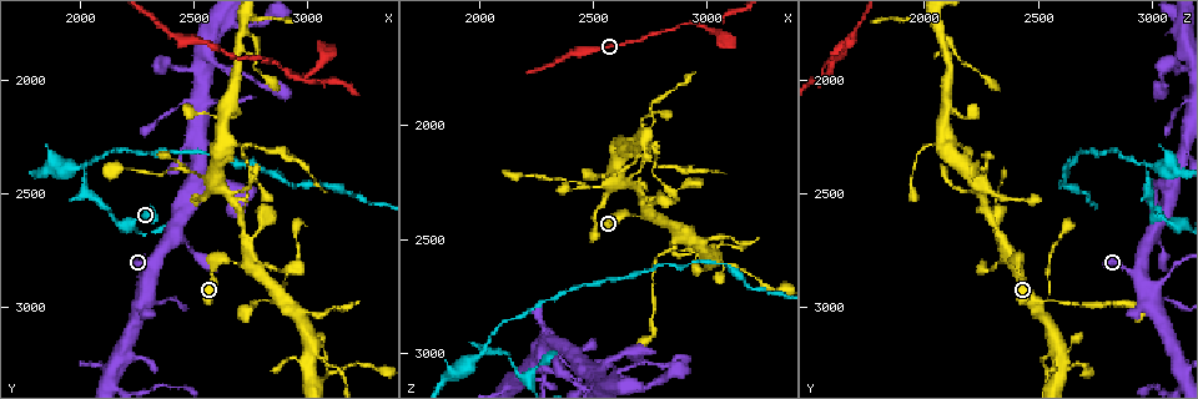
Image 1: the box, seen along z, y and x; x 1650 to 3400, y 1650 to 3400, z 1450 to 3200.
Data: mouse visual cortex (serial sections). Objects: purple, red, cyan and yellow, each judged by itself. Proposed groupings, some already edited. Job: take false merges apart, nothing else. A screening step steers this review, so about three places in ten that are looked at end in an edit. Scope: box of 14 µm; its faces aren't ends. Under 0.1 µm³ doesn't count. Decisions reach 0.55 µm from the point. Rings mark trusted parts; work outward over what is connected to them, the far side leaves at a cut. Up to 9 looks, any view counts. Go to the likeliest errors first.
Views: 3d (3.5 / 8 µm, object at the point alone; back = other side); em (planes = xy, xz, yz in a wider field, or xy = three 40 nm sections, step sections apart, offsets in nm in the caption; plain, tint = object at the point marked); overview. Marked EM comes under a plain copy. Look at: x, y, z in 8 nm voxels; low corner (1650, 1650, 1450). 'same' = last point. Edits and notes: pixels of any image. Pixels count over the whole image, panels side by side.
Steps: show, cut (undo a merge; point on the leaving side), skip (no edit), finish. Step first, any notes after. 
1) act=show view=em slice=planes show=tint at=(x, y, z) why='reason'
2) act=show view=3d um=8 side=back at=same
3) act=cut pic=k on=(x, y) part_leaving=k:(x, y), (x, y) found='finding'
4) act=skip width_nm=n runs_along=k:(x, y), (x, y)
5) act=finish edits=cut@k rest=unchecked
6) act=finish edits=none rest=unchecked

act=show view=3d um=3.5 at=(2270, 2920, 2990) why='thin arm on a thick one'

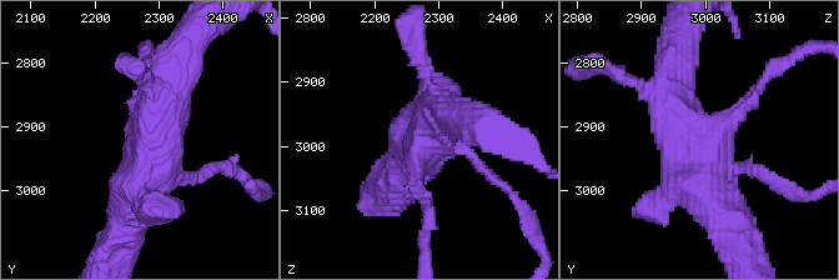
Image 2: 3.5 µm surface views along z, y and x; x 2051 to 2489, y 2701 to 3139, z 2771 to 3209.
act=show view=em slice=xy step=1 show=tint at=(2270, 2925, 3000) why='need the tissue'

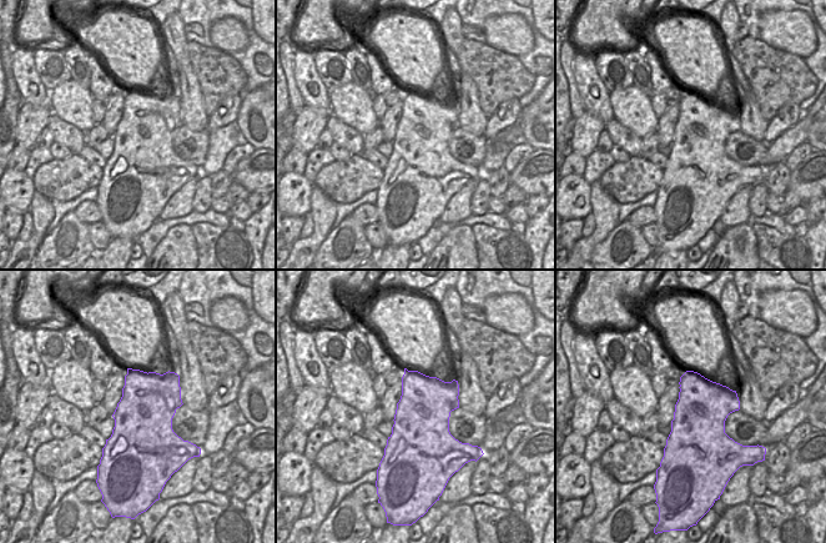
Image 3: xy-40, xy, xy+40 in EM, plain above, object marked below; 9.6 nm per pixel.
act=skip runs_along=2:(659, 89), (688, 161), (735, 231) found='one cell here'

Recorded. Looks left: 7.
act=show view=3d um=3.5 side=back at=(2590, 2800, 2410)

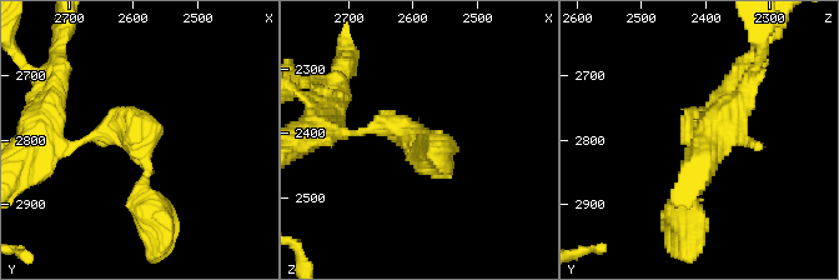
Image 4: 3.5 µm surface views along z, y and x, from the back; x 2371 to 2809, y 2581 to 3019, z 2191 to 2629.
act=show view=em slice=planes show=tint at=(2600, 2800, 2405)

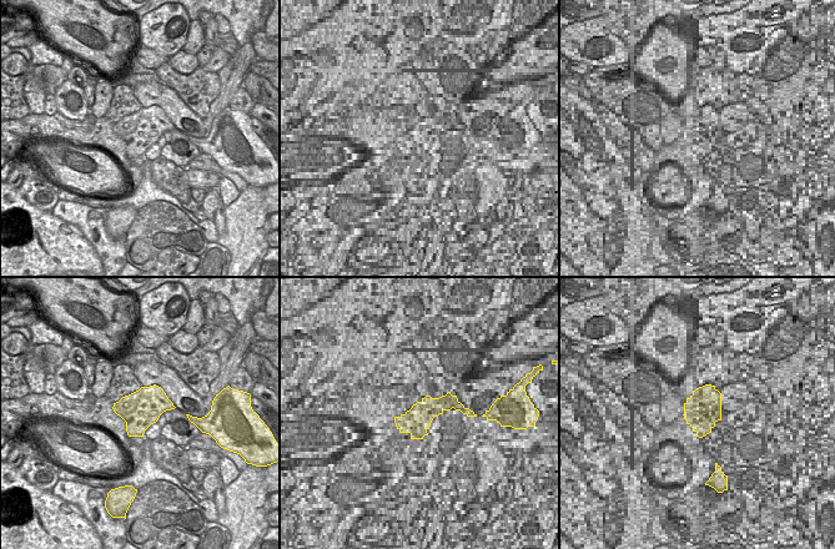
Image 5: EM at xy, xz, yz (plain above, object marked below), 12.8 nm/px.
act=skip arm_widths_nm=100,300 found='one cell here'

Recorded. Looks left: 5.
act=show view=3d um=3.5 at=(2490, 2420, 2270) why='narrows sharply'

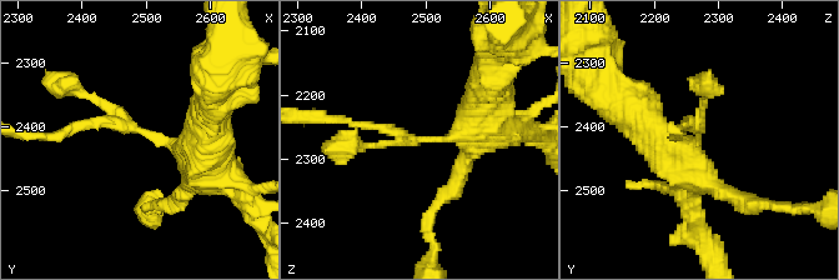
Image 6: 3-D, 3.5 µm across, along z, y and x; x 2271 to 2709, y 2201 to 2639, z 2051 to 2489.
act=show view=em slice=planes show=tint at=(2500, 2420, 2270) why='shape alone is not enough'

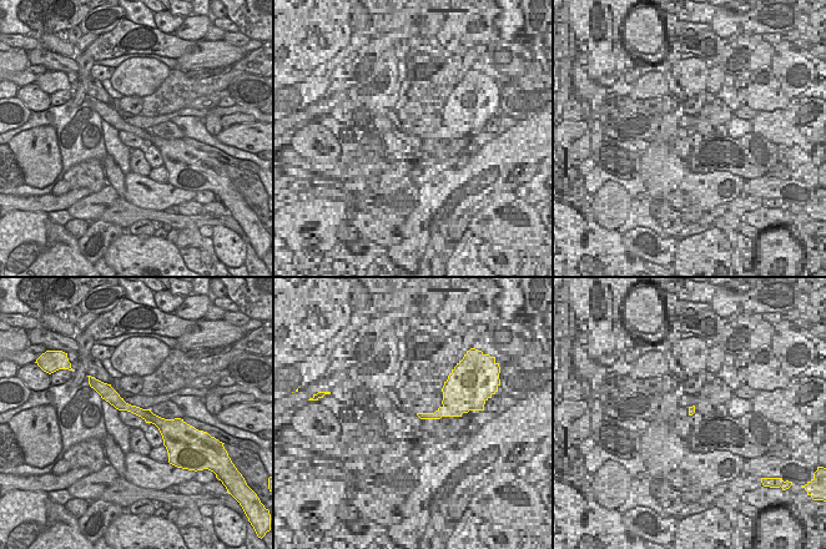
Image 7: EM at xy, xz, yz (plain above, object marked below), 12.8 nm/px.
act=skip width_nm=160 runs_along=7:(104, 392), (154, 418), (167, 437) found='one cell here'

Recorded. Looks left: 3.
act=show view=3d um=8 at=(2880, 2970, 2480) why='three-way junction'

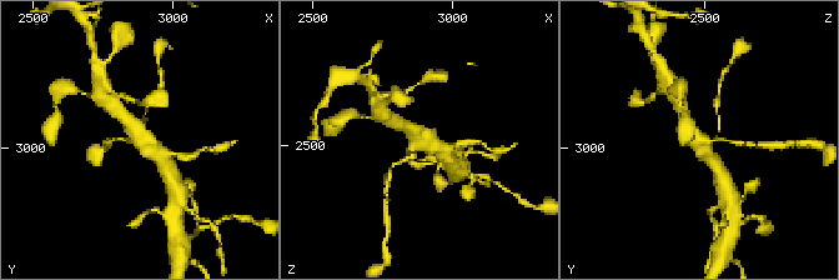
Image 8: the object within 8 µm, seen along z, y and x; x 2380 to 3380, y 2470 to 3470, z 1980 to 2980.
act=show view=3d um=3.5 side=back at=(2890, 2970, 2470) why='zoom in'

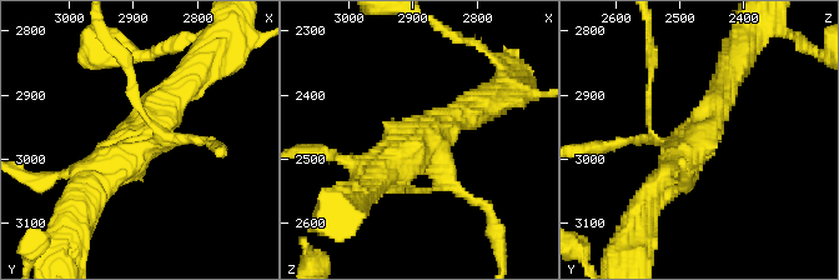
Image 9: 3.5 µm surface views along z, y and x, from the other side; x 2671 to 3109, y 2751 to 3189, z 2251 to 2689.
act=show view=em slice=xy step=1 show=tint at=(2890, 2975, 2475)

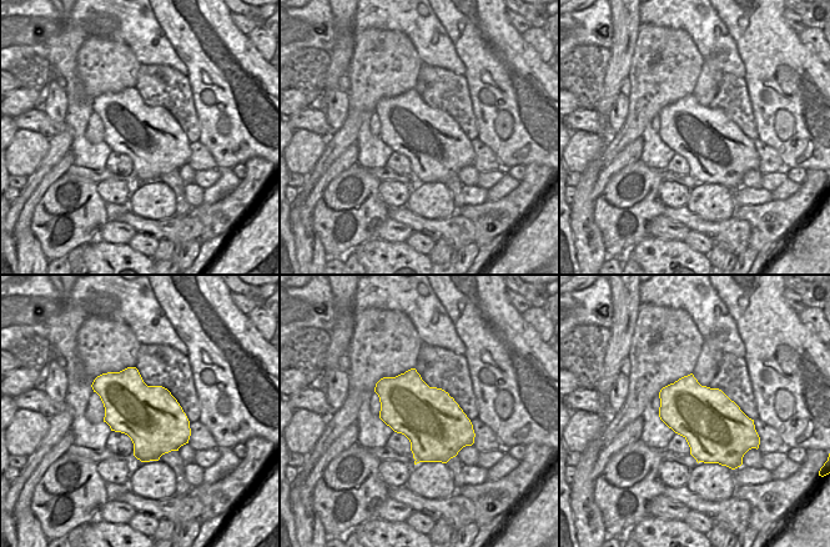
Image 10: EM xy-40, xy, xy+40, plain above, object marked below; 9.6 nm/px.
act=skip width_nm=600 runs_along=9:(190, 80), (90, 199) found='continuous, no second cell'

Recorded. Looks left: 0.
act=finish edits=none rest=unchecked

